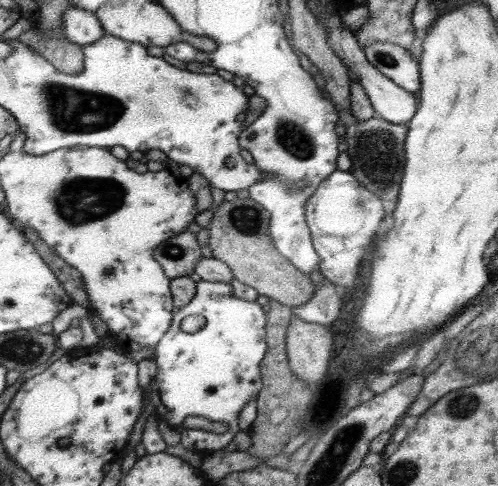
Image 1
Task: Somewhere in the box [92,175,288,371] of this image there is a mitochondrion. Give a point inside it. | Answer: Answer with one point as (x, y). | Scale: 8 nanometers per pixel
(247, 221)

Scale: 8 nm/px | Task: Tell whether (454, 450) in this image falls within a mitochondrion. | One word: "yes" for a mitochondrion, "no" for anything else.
no

